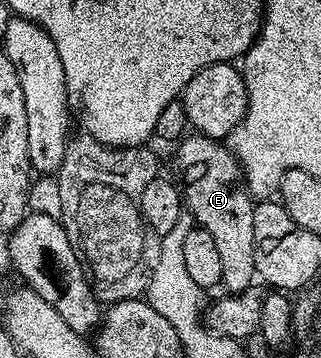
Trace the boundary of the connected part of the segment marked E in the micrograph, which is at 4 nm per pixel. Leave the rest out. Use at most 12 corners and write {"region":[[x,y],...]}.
{"region":[[179,140],[187,214],[218,249],[223,290],[258,279],[254,199],[221,140]]}

